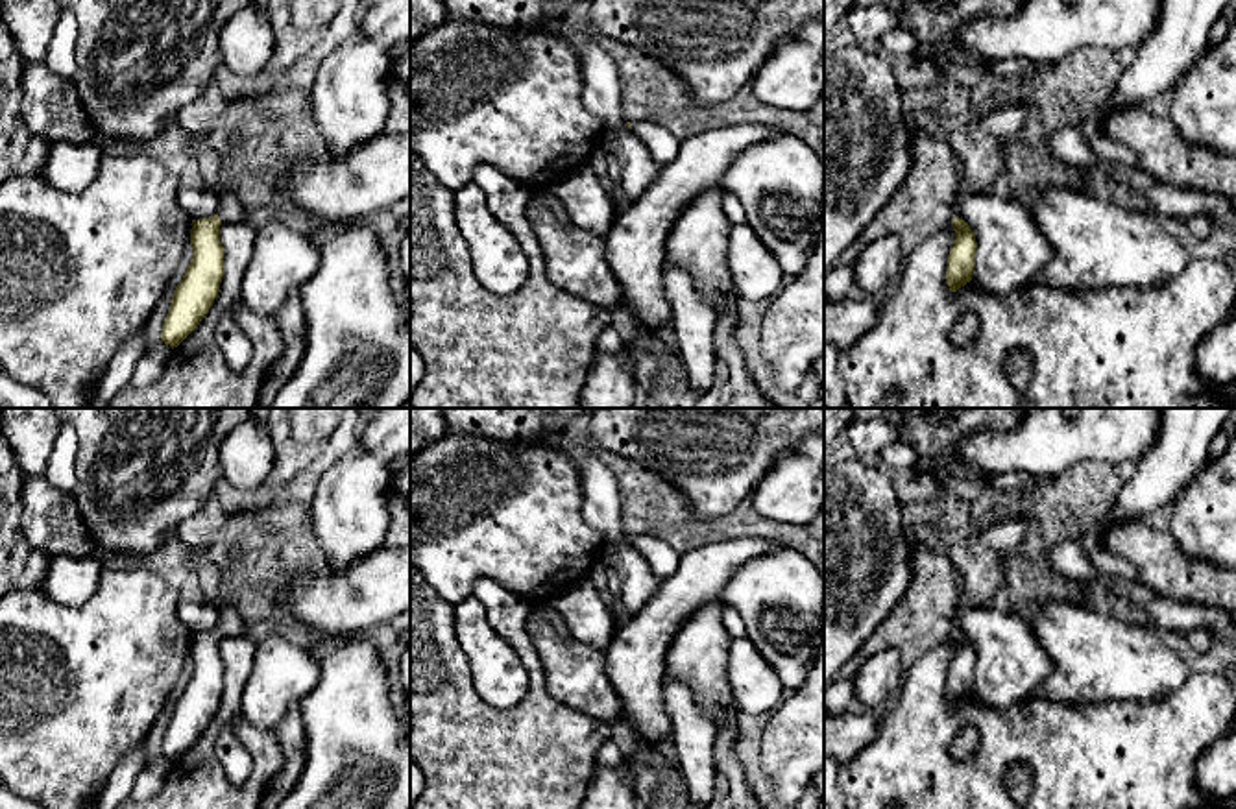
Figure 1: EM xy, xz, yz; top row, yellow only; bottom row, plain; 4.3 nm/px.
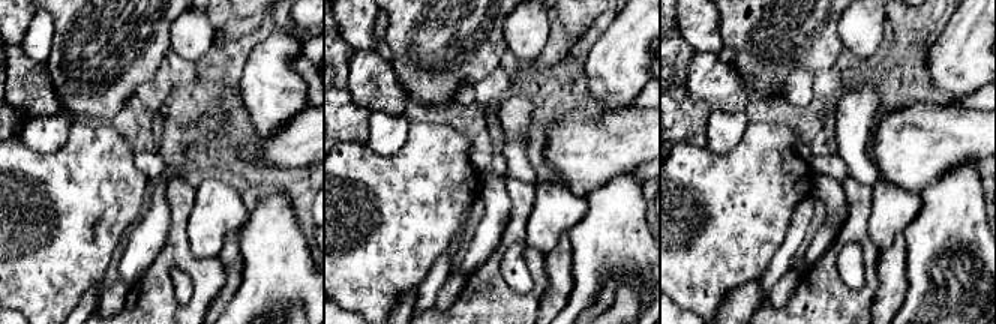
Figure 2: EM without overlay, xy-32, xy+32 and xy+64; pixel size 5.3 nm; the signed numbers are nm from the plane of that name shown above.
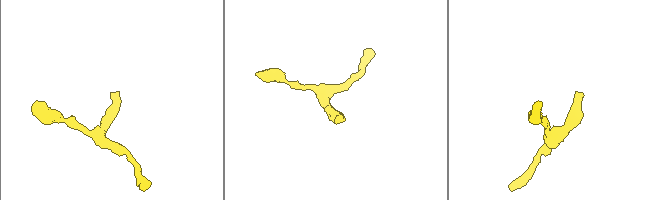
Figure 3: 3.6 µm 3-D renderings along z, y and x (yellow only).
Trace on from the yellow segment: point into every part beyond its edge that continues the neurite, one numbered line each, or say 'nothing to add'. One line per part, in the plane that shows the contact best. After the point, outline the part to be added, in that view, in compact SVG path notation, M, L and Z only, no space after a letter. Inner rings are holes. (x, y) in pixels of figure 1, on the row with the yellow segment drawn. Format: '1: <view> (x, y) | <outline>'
1: xy (230, 209) | M225 190L220 196L220 209L218 209L218 218L222 222L242 222L248 223L248 214L244 211L244 207L240 205L240 201L236 199L233 190Z

